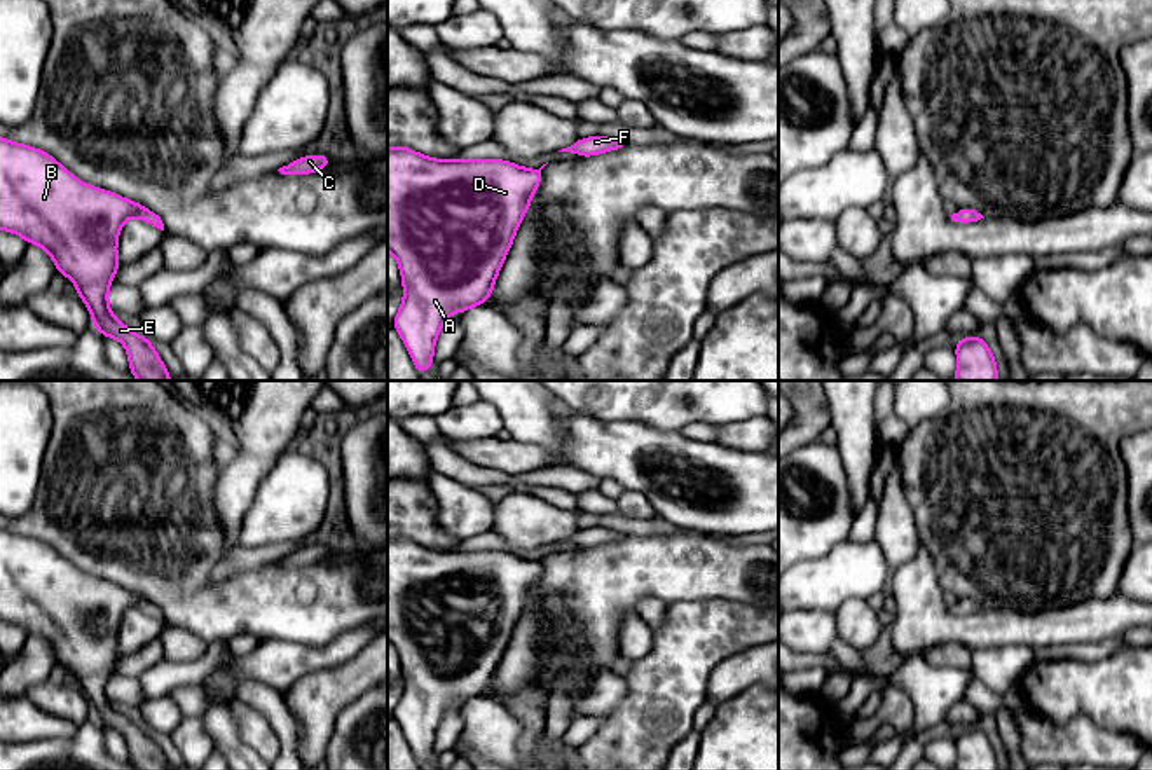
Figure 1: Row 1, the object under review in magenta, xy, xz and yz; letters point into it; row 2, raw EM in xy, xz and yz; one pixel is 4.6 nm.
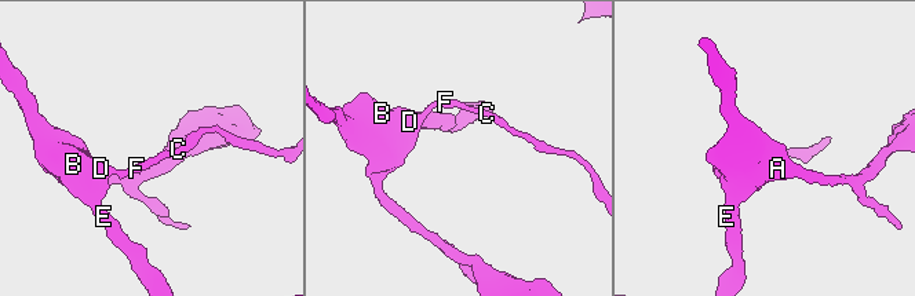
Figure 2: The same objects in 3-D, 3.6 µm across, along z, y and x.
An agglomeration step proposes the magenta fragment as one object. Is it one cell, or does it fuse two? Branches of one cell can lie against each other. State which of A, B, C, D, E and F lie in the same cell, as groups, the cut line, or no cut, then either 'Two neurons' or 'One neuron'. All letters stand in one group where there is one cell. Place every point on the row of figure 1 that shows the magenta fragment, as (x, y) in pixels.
Groups: A B C D E F. No split. One neuron

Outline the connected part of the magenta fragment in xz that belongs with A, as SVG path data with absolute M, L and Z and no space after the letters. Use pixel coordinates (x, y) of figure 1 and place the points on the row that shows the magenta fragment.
M405 145L387 148L387 251L396 258L403 281L403 302L393 320L415 370L433 368L440 330L452 313L485 304L511 248L513 237L541 183L541 169L522 168L501 159L433 159Z

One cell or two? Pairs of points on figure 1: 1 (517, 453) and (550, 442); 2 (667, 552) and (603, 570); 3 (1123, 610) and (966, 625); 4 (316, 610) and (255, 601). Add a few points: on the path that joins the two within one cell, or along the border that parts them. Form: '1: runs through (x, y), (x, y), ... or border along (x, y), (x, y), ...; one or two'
1: border along (510, 437), (538, 446), (548, 456), (548, 467); two
2: runs through (651, 566), (618, 570); one
3: runs through (1084, 622), (1062, 627), (1004, 627); one
4: runs through (301, 603), (271, 601); one

